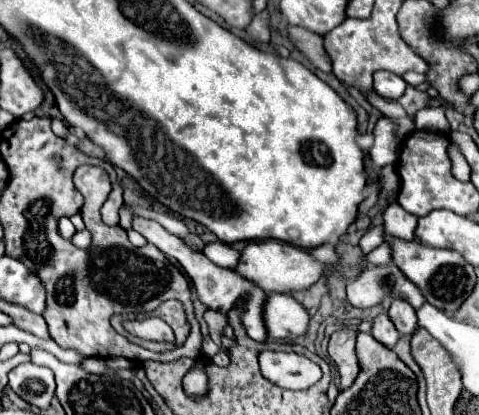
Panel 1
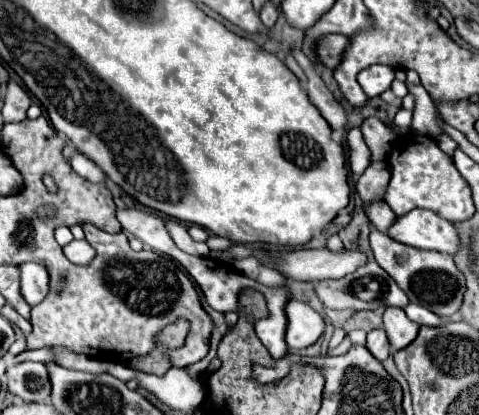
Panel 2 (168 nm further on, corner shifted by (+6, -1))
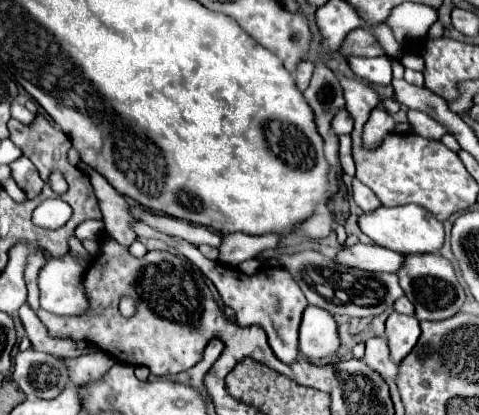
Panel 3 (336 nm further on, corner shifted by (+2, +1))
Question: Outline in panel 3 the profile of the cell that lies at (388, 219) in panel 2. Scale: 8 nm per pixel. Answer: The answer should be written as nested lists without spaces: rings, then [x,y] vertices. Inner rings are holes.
[[[353,179],[353,199],[363,211],[373,211],[373,207],[381,207],[373,191],[367,185],[361,185],[357,179]]]

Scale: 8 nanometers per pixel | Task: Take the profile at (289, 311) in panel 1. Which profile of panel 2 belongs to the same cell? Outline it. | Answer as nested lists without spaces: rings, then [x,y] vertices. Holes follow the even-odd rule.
[[[291,299],[285,305],[285,317],[287,317],[285,343],[289,345],[289,349],[303,349],[313,345],[325,331],[323,317],[307,303],[301,303],[297,299]]]

